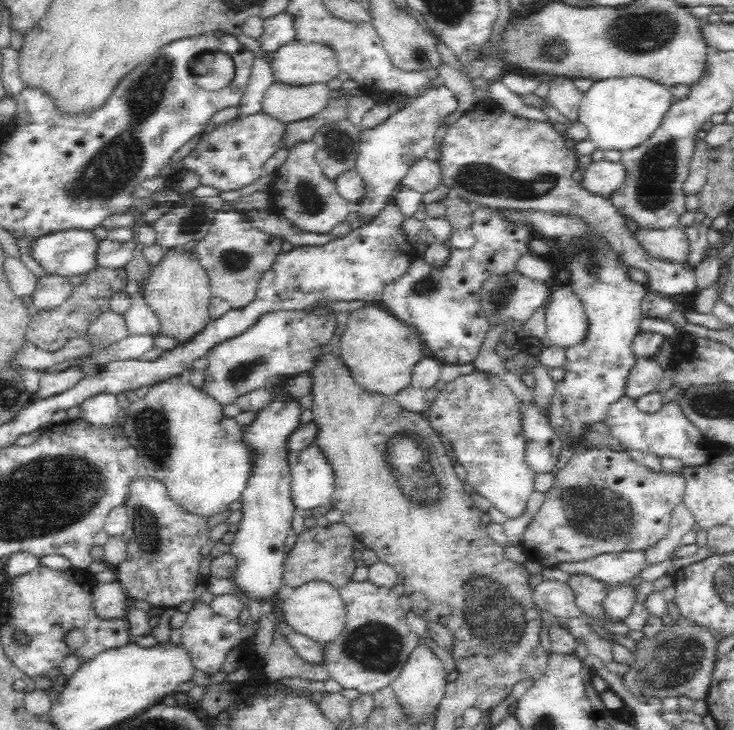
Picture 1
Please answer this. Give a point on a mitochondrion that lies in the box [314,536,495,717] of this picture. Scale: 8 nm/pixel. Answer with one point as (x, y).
(378, 648)

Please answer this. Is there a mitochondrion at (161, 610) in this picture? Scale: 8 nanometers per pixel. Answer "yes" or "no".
no

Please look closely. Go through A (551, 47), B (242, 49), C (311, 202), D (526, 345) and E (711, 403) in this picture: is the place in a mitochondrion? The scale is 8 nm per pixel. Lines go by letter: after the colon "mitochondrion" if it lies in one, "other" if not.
A: mitochondrion
B: other
C: mitochondrion
D: other
E: mitochondrion

